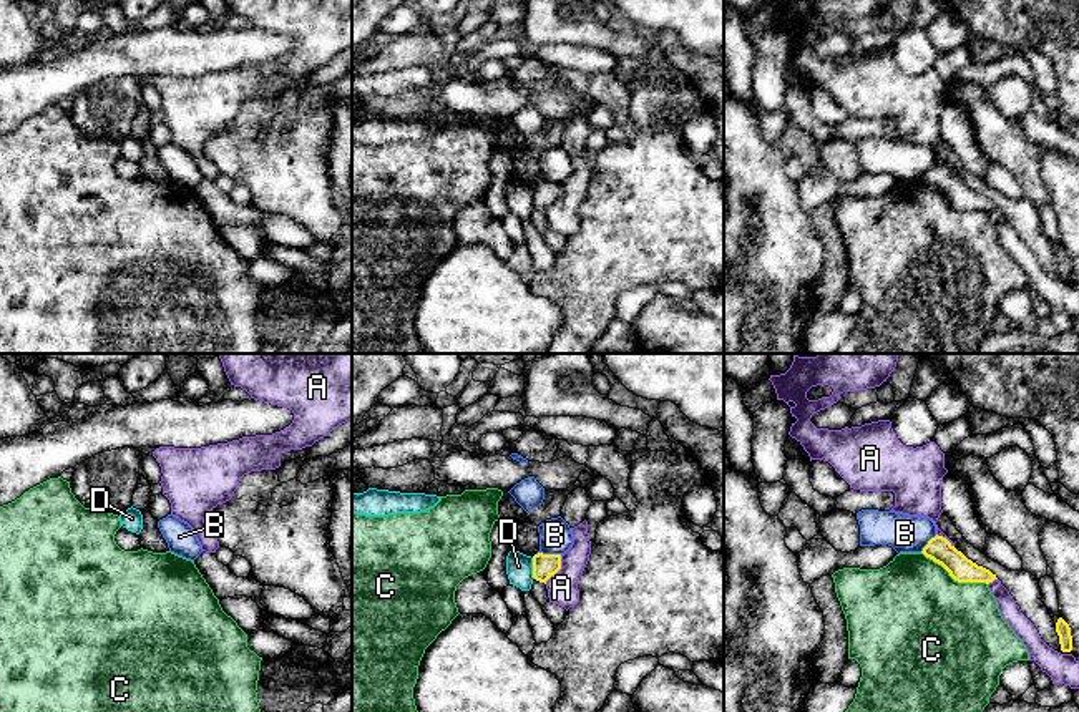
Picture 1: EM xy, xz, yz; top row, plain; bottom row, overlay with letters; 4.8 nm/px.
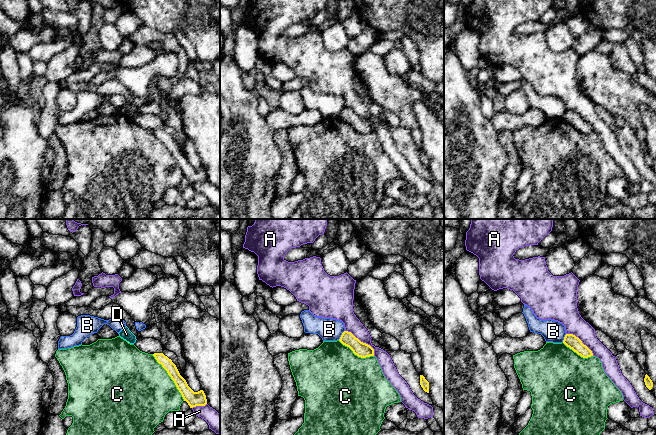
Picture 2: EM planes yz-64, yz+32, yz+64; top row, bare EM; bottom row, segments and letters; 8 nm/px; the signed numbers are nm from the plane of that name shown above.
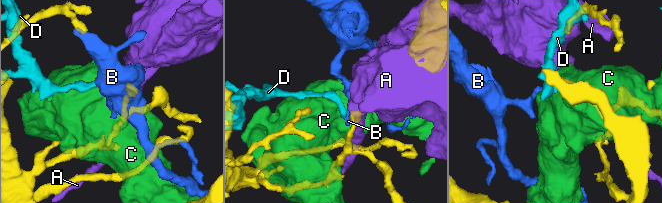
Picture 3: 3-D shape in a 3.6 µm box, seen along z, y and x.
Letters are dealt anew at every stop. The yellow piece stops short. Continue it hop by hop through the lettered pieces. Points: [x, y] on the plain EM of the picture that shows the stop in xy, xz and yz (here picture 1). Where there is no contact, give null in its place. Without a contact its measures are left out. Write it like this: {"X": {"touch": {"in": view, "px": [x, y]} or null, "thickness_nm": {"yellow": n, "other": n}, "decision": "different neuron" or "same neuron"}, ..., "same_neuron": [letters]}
{"A": {"touch": {"in": "xz", "px": [558, 198]}, "thickness_nm": {"yellow": 120, "other": 140}, "decision": "different neuron"}, "B": {"touch": {"in": "xz", "px": [548, 183]}, "thickness_nm": {"yellow": 120, "other": 160}, "decision": "different neuron"}, "C": {"touch": {"in": "yz", "px": [955, 208]}, "thickness_nm": {"yellow": 120, "other": 500}, "decision": "different neuron"}, "D": {"touch": {"in": "xz", "px": [533, 196]}, "thickness_nm": {"yellow": 120, "other": 130}, "decision": "different neuron"}, "same_neuron": []}

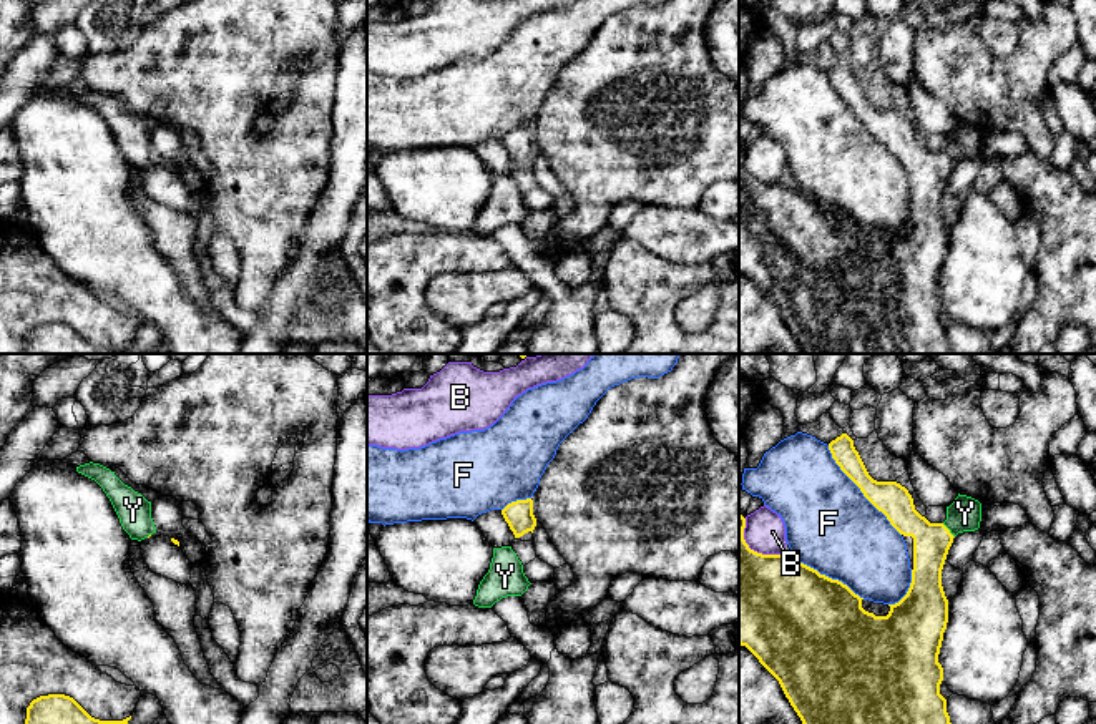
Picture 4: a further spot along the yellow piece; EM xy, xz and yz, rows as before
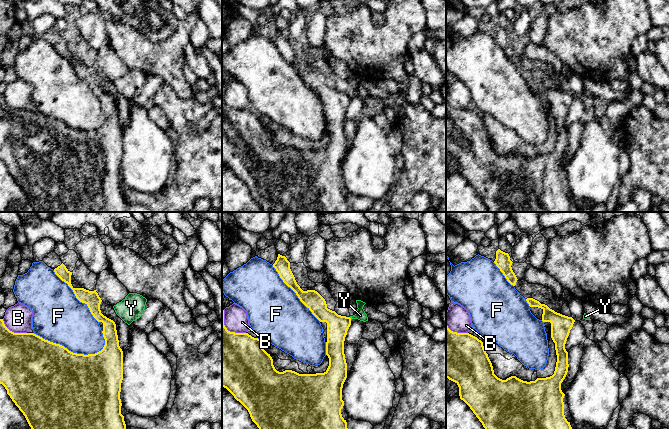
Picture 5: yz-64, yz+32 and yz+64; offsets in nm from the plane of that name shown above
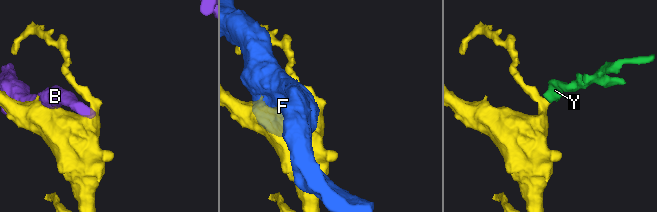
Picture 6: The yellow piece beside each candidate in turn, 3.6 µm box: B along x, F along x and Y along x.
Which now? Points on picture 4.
{"B": {"touch": {"in": "yz", "px": [749, 176]}, "thickness_nm": {"yellow": 460, "other": 200}, "decision": "different neuron"}, "F": {"touch": {"in": "yz", "px": [861, 118]}, "thickness_nm": {"yellow": 160, "other": 440}, "decision": "different neuron"}, "Y": {"touch": {"in": "yz", "px": [949, 158]}, "thickness_nm": {"yellow": 180, "other": 160}, "decision": "same neuron"}, "same_neuron": ["Y"]}

